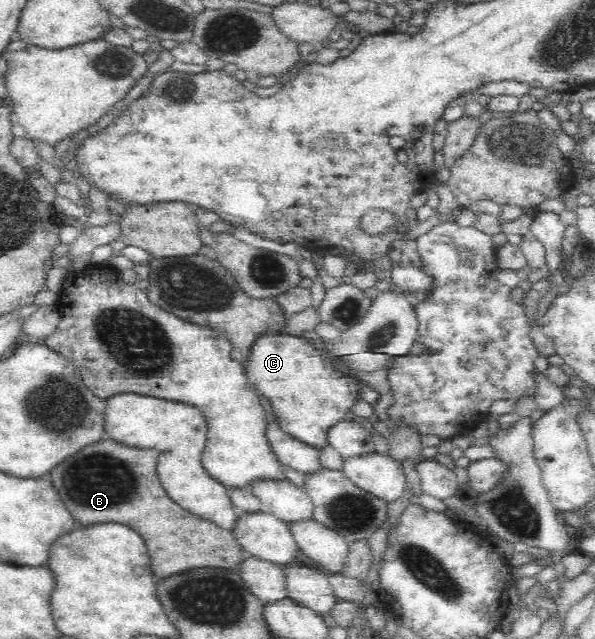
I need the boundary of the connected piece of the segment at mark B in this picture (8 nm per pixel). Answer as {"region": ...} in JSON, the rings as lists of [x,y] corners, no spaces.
{"region":[[[104,438],[102,441],[84,447],[59,463],[52,471],[52,483],[58,489],[62,501],[70,509],[80,523],[80,527],[95,526],[96,523],[124,523],[142,535],[150,557],[152,557],[152,571],[162,577],[174,577],[190,570],[204,568],[220,568],[224,570],[238,571],[239,565],[250,558],[249,553],[242,549],[233,532],[218,527],[212,521],[202,519],[191,511],[178,505],[167,493],[161,484],[157,474],[156,450],[138,449],[120,445],[112,438]]]}

